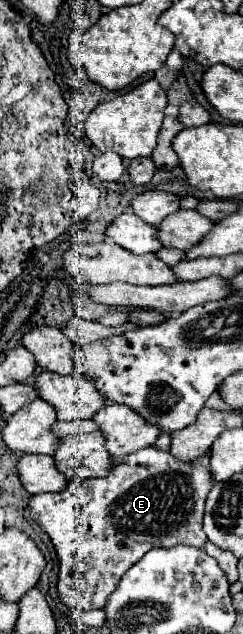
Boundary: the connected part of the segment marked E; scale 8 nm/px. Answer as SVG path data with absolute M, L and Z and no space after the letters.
M150 446L122 458L116 466L112 466L108 476L86 480L74 478L62 492L30 496L28 508L34 514L36 524L50 536L60 562L56 584L60 602L78 610L102 608L124 572L128 572L128 568L134 566L148 550L176 544L204 548L206 534L202 530L202 516L212 484L214 480L206 466L198 462L178 462L172 454Z

